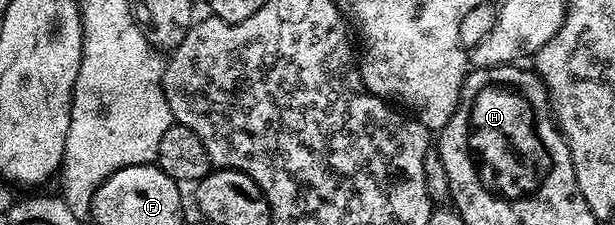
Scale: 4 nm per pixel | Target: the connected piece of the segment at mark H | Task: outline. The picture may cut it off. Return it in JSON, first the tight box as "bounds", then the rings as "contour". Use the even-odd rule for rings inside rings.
{"bounds":[466,79,554,195],"contour":[[[496,79],[496,81],[488,81],[486,85],[480,85],[476,89],[476,93],[472,95],[472,115],[474,115],[474,123],[466,123],[466,143],[472,143],[472,151],[474,151],[474,159],[476,163],[482,163],[484,157],[488,159],[488,163],[492,163],[500,173],[500,185],[516,195],[528,187],[534,185],[534,175],[536,173],[554,173],[554,169],[550,169],[550,163],[554,163],[554,159],[550,159],[548,145],[542,139],[540,133],[540,123],[538,123],[538,107],[534,101],[534,95],[518,93],[518,79],[514,83],[514,87],[510,87],[514,79]]]}

